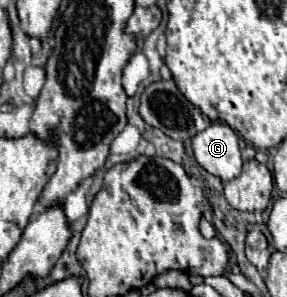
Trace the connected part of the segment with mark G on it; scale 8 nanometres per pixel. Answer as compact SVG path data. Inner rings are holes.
M210 124L204 132L192 138L192 148L198 164L222 182L230 182L240 176L242 156L238 136L228 124Z

